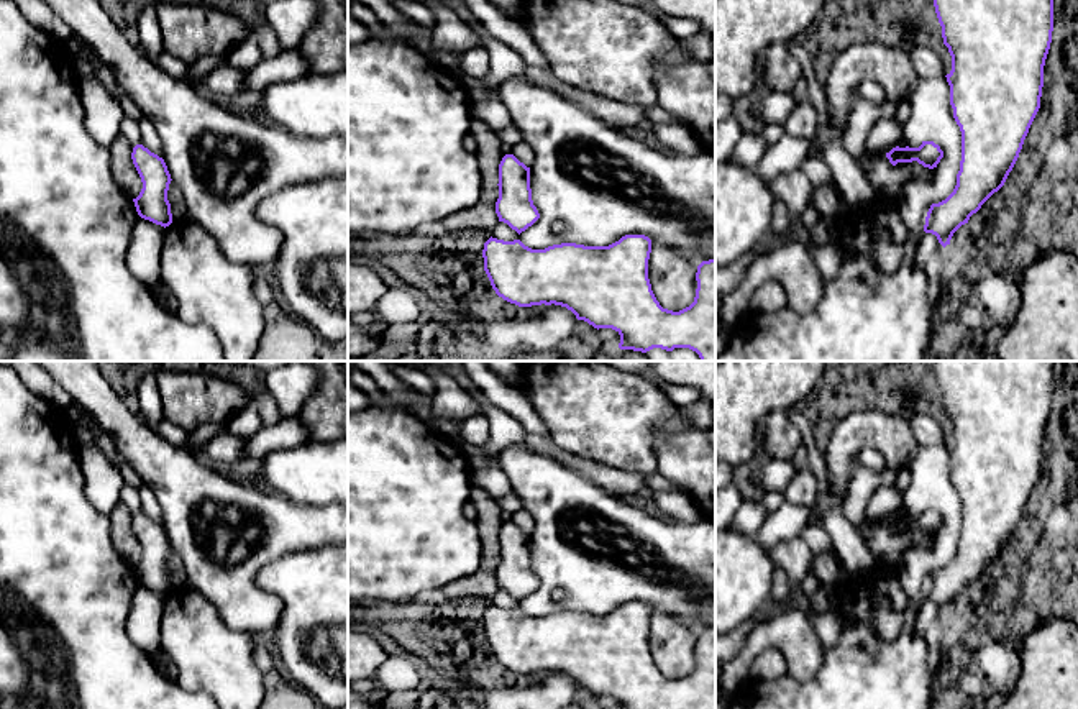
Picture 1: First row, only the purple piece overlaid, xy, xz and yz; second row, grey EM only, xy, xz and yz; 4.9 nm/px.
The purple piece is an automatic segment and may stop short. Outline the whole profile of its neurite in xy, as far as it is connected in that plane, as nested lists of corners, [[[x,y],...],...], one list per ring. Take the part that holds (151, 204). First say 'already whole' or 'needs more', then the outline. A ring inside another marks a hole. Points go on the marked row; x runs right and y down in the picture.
already whole; [[[143,144],[133,148],[131,159],[143,182],[139,195],[133,199],[138,215],[164,228],[169,226],[172,213],[167,190],[172,179],[164,159]]]

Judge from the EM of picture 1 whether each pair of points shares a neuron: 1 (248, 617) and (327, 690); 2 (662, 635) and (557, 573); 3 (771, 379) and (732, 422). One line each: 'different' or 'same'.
1: different
2: different
3: same

